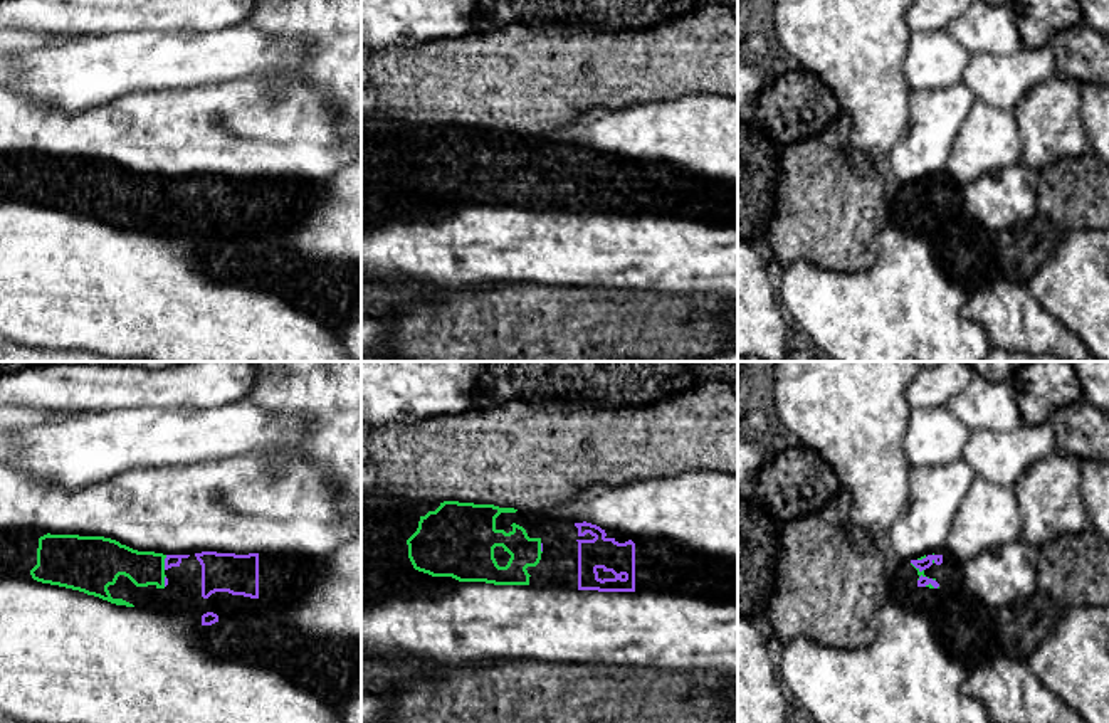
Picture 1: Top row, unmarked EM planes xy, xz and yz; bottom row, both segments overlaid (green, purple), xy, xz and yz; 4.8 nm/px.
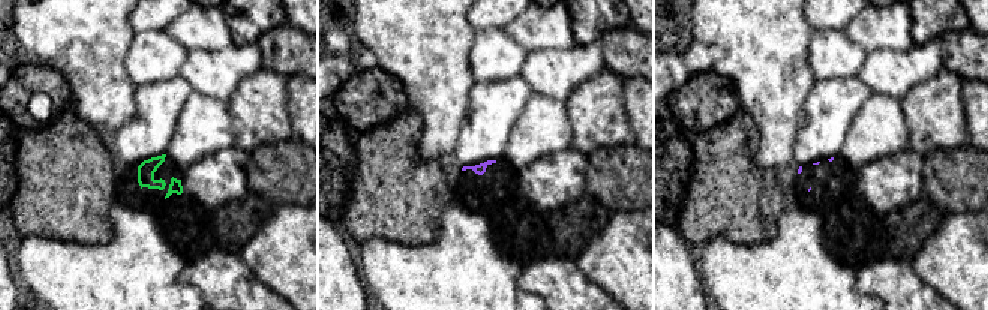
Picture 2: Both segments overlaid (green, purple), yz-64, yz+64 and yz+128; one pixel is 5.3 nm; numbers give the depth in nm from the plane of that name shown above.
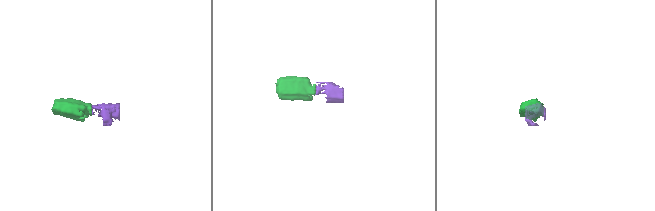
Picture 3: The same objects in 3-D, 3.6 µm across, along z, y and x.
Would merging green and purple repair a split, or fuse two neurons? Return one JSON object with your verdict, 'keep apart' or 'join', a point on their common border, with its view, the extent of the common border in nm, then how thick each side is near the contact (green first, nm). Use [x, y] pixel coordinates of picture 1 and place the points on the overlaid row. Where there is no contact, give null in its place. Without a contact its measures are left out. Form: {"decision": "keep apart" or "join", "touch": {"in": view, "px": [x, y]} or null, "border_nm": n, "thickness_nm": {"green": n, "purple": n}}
{"decision": "join", "touch": {"in": "xy", "px": [163, 562]}, "border_nm": 70, "thickness_nm": {"green": 170, "purple": 60}}

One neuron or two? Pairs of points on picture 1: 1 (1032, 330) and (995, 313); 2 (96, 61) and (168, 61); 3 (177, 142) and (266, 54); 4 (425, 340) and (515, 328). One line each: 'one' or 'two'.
1: one
2: one
3: two
4: one

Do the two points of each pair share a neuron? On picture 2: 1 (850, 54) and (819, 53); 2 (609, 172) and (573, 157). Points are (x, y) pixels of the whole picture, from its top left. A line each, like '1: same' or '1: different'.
1: same
2: different

